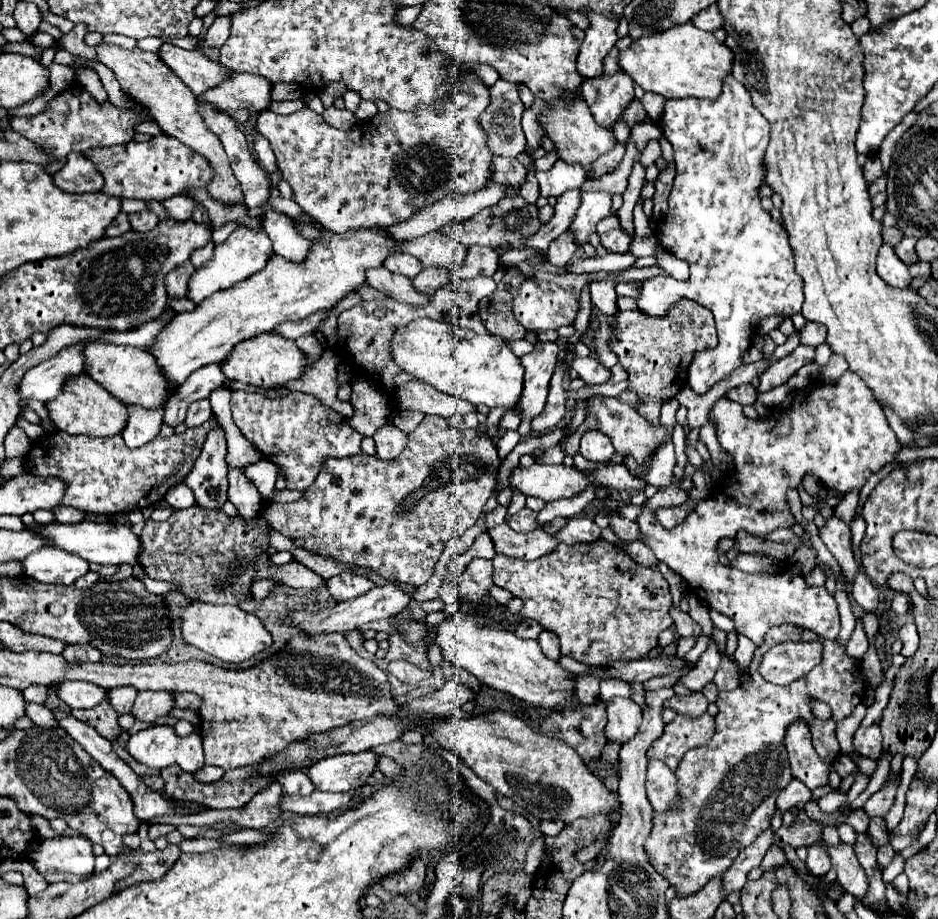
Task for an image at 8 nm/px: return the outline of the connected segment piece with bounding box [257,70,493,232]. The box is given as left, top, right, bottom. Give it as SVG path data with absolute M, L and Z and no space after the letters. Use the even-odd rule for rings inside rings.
M467 70L455 78L453 88L441 102L431 102L431 106L421 104L411 112L389 108L363 124L355 124L351 130L337 130L329 126L307 106L289 116L263 110L257 118L257 130L269 140L277 156L279 170L295 192L293 200L323 228L329 228L331 232L347 232L349 228L393 226L443 200L447 194L467 194L491 184L493 154L487 146L483 126L479 126L479 116L483 114L483 108L489 106L489 100L489 86L475 72Z

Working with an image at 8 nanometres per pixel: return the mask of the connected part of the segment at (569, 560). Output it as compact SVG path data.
M605 540L581 542L573 546L561 544L555 552L531 562L507 558L505 554L495 554L493 582L523 600L525 608L523 612L519 612L521 618L533 618L543 628L553 630L559 636L561 652L565 656L591 666L645 658L657 646L659 632L667 630L673 624L669 616L669 610L673 606L669 584L661 576L661 572L637 564L623 548Z

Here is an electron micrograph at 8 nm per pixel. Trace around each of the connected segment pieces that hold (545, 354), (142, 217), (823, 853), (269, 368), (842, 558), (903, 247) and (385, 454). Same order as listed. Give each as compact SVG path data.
M537 342L533 352L521 356L521 364L525 368L525 388L519 402L523 418L517 432L521 440L525 440L531 432L531 418L535 418L545 406L549 394L549 382L559 364L559 346L555 342L551 344Z
M151 210L129 214L129 220L131 220L133 230L137 230L137 232L149 232L159 224L159 218Z
M817 842L815 846L809 846L809 856L805 862L809 874L813 876L825 876L831 868L831 860L827 856L827 844L825 842Z
M259 334L249 340L243 340L223 360L223 374L229 380L239 380L257 388L285 386L287 382L301 378L305 368L307 364L303 362L303 352L295 346L295 340L287 340L279 334Z
M839 518L827 520L825 526L821 528L821 538L829 552L837 558L839 566L843 568L843 574L853 580L859 574L859 562L853 556L849 526L843 524Z
M905 236L905 238L895 246L897 256L899 256L907 266L913 266L913 264L919 262L919 256L915 254L915 242L917 242L917 238L907 238L907 236Z
M385 424L383 428L377 430L373 440L377 446L375 456L381 460L391 460L403 452L403 448L407 444L407 434L403 430L399 430L395 424Z

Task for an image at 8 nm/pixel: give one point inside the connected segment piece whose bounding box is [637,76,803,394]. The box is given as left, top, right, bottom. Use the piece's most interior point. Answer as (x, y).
(742, 269)

